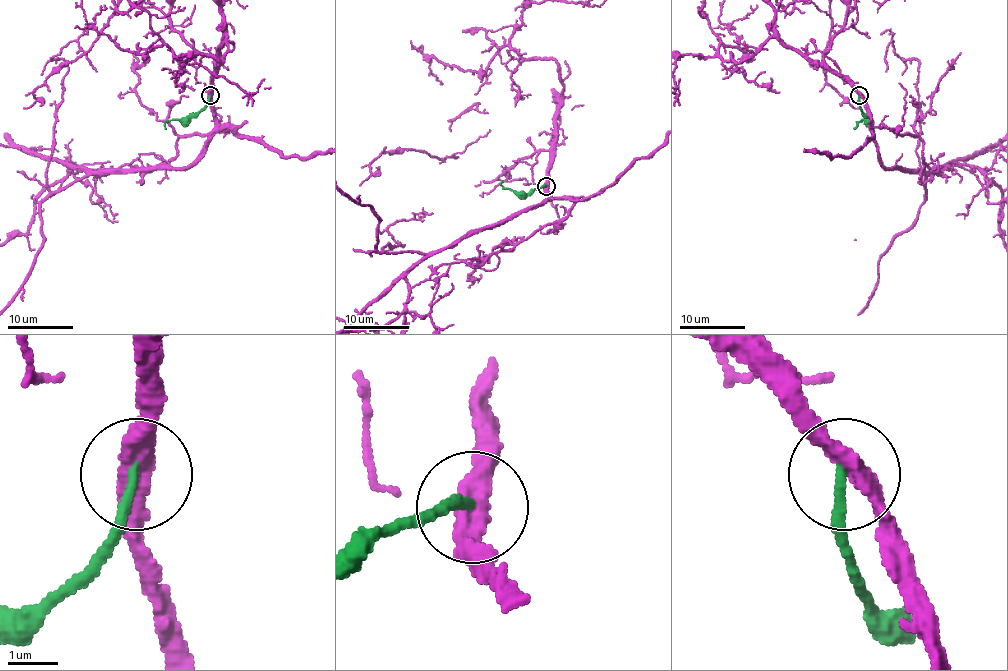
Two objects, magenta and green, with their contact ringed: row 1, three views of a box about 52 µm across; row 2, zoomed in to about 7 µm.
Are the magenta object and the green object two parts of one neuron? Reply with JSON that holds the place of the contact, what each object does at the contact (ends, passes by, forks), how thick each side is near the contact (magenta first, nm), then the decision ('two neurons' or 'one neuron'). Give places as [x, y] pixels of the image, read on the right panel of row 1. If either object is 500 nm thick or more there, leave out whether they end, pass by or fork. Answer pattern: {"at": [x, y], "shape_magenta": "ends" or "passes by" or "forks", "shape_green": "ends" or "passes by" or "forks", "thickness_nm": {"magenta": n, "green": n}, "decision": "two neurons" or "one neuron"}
{"at": [859, 95], "shape_magenta": "passes by", "shape_green": "ends", "thickness_nm": {"magenta": 400, "green": 200}, "decision": "two neurons"}

